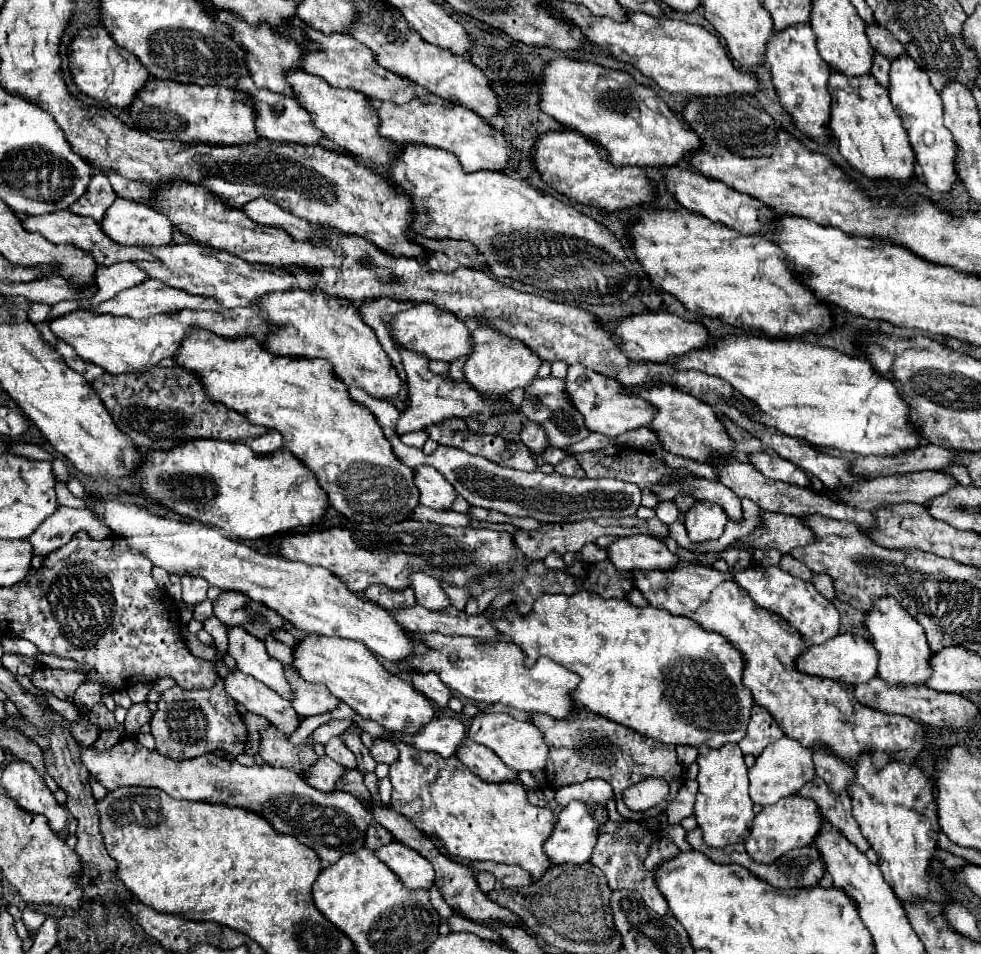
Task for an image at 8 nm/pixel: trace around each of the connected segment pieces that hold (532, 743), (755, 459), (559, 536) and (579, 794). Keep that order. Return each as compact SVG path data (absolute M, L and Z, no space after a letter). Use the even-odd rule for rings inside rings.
M479 713L467 731L469 739L489 747L495 751L495 755L511 769L515 771L537 771L545 767L547 761L547 745L541 737L541 731L527 721L517 721L509 713Z
M751 453L749 455L749 461L767 479L785 481L785 483L799 485L799 487L809 487L809 483L811 483L809 477L805 475L805 471L801 471L797 465L789 463L787 459L779 457L777 453Z
M635 515L623 517L623 519L609 519L609 517L599 517L599 519L583 519L581 523L555 523L555 525L543 525L535 531L515 531L513 533L513 543L515 547L523 553L525 561L543 561L549 553L565 555L567 551L581 551L585 543L593 543L597 537L603 535L615 535L615 537L629 537L629 535L649 535L657 539L667 539L669 537L669 527L663 525L657 517L651 519L639 519Z
M589 779L589 781L583 781L583 783L573 783L569 787L561 787L557 789L557 795L555 795L555 801L565 807L569 805L569 801L585 801L589 805L595 805L595 803L607 803L607 799L613 797L613 789L609 787L607 781L601 781L601 779Z

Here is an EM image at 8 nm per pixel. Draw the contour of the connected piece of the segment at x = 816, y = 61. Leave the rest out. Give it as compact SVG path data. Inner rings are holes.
M811 25L789 27L773 35L773 41L767 45L765 63L769 65L775 91L779 95L781 107L791 115L793 125L817 143L827 143L831 131L825 129L831 119L831 95L829 95L829 65L821 59Z

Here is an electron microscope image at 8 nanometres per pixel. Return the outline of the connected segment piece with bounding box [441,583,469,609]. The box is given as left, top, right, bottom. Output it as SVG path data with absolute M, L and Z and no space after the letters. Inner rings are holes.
M441 583L441 587L443 587L443 591L449 595L449 601L451 601L453 607L457 607L457 609L463 609L463 607L465 607L465 603L467 603L467 599L469 599L469 591L457 589L457 587L453 587L451 583Z

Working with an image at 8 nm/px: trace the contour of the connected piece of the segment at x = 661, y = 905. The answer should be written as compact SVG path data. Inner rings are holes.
M609 821L605 827L601 827L601 835L599 835L597 847L595 847L593 855L591 855L591 863L597 865L605 873L605 877L609 881L609 887L613 891L617 891L617 889L639 891L649 909L653 909L657 915L667 915L669 907L667 907L663 895L659 893L659 889L655 885L653 873L643 867L643 861L647 857L649 845L653 843L655 837L657 837L655 831L647 829L645 825L641 825L637 821L625 821L625 823L611 823Z

